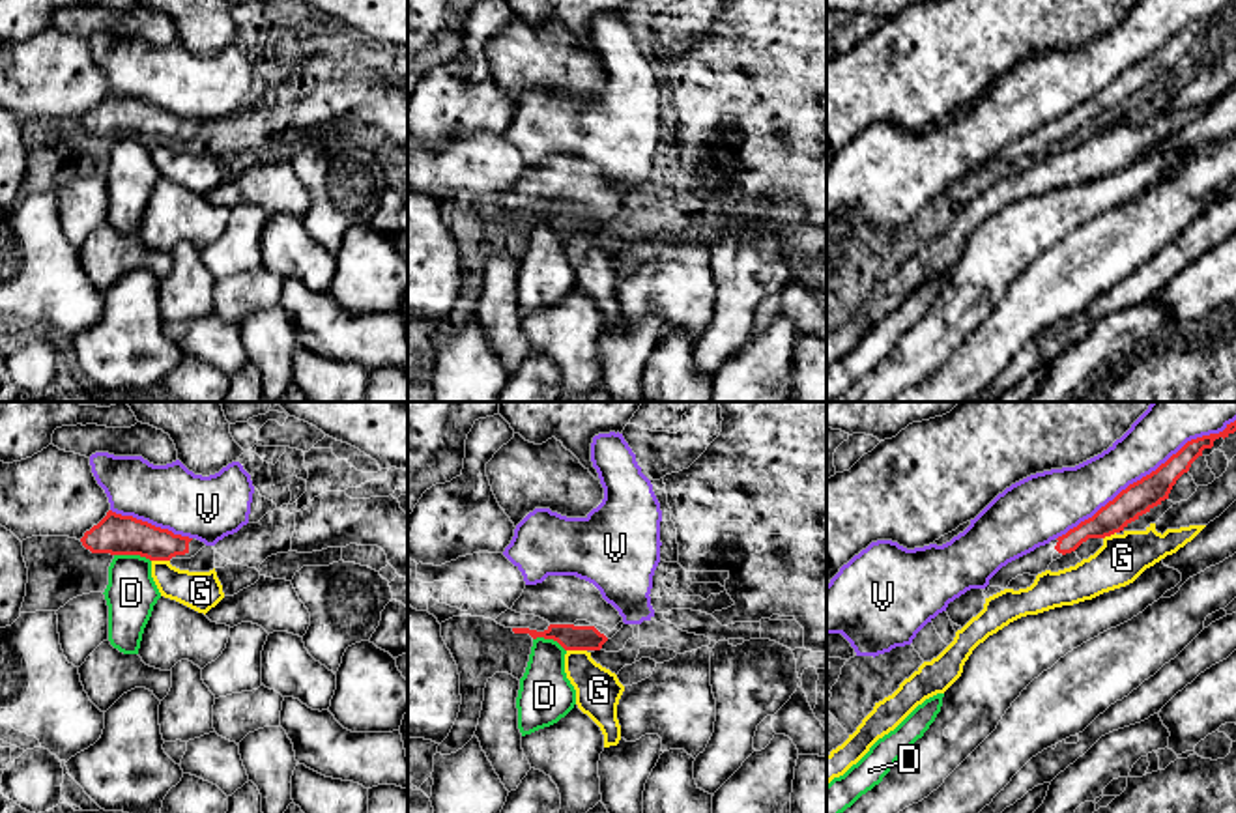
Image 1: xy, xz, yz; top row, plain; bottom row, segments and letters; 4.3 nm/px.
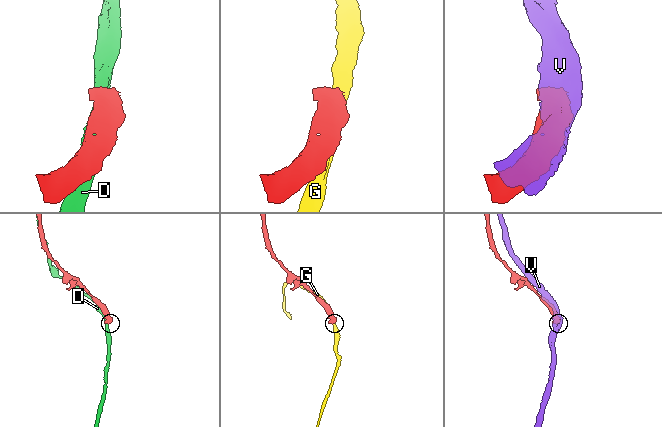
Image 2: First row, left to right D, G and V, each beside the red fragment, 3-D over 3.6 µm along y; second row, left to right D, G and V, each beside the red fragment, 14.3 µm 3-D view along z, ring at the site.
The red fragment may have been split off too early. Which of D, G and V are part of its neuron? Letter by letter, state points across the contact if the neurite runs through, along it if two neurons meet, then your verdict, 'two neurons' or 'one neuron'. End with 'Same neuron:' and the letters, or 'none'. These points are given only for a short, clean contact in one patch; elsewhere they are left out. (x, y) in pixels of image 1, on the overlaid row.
D: two neurons
G: border along xz (567, 649), (586, 651); two neurons
V: two neurons
Same neuron: none

